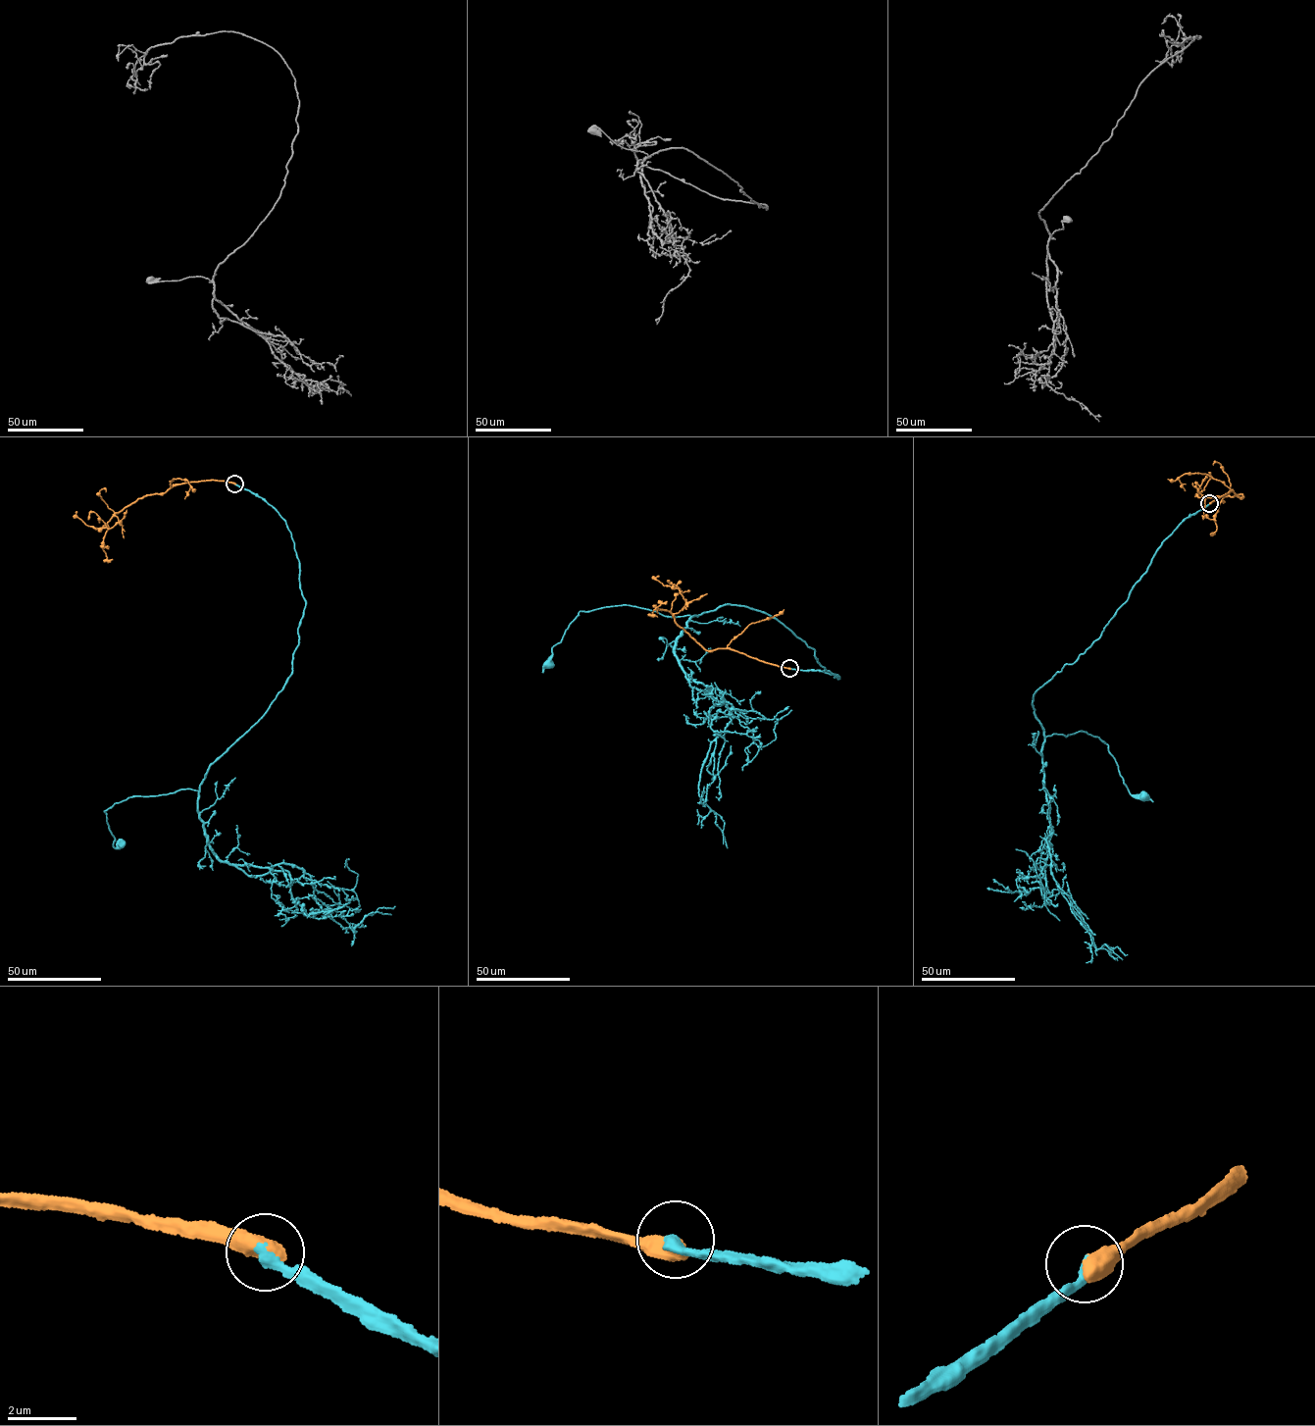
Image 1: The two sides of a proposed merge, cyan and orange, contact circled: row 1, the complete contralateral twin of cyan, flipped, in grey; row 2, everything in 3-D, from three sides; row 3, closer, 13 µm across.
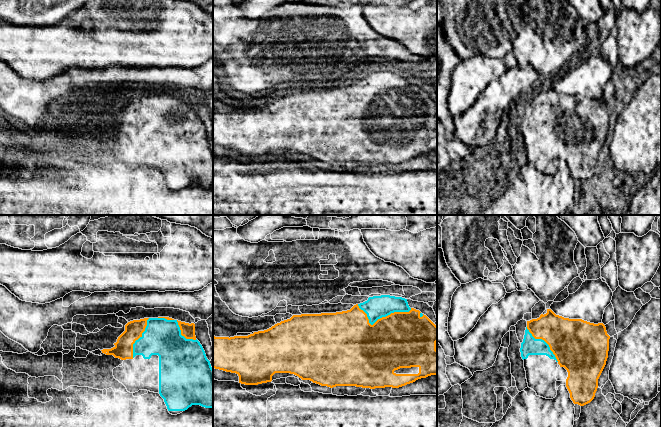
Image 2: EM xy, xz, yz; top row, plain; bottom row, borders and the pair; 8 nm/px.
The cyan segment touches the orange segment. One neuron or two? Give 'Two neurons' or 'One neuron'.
One neuron

